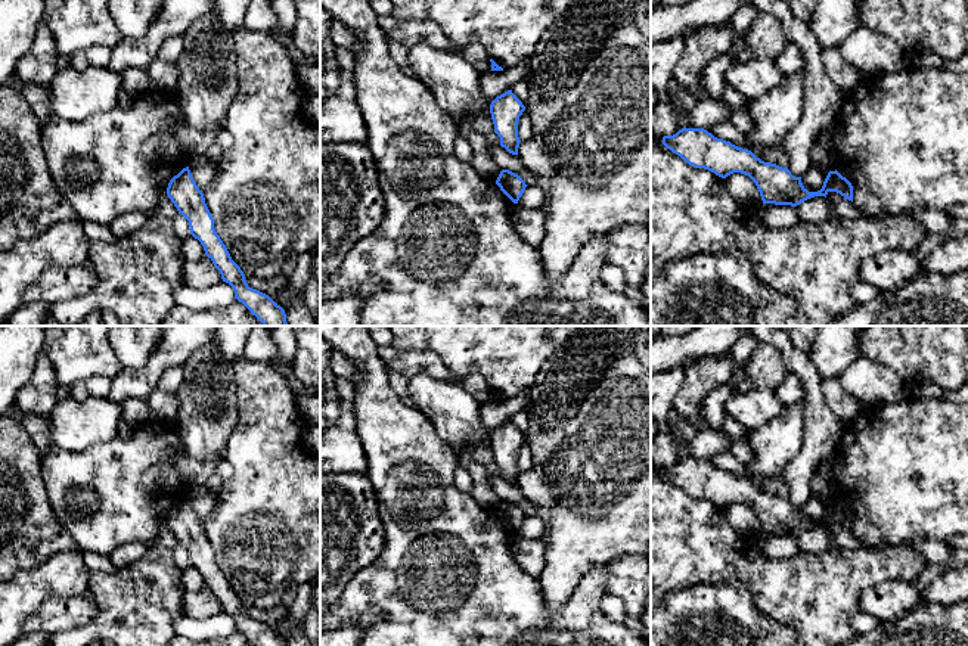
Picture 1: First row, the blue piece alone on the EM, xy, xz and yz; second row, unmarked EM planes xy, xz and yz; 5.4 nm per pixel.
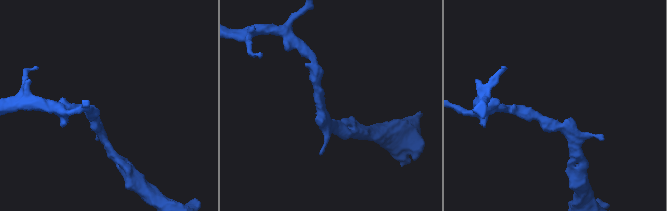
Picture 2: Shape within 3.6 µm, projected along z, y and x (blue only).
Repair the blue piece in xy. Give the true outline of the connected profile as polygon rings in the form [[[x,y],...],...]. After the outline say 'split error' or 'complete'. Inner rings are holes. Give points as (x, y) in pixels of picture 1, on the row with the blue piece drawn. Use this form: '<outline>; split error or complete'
[[[189,167],[183,168],[170,180],[167,195],[179,214],[189,221],[190,235],[201,242],[205,255],[220,271],[223,282],[233,288],[235,298],[242,302],[263,326],[288,326],[285,310],[269,295],[248,286],[243,271],[232,260],[226,245],[214,229],[214,218]]]; complete

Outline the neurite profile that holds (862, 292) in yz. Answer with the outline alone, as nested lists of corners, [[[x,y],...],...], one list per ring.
[[[859,282],[853,286],[853,298],[859,304],[874,299],[878,292],[881,292],[881,291],[868,283],[862,283],[862,282]]]

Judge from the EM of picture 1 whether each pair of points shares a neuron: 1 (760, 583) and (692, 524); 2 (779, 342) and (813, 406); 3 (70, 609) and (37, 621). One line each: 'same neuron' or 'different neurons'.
1: same neuron
2: same neuron
3: same neuron

